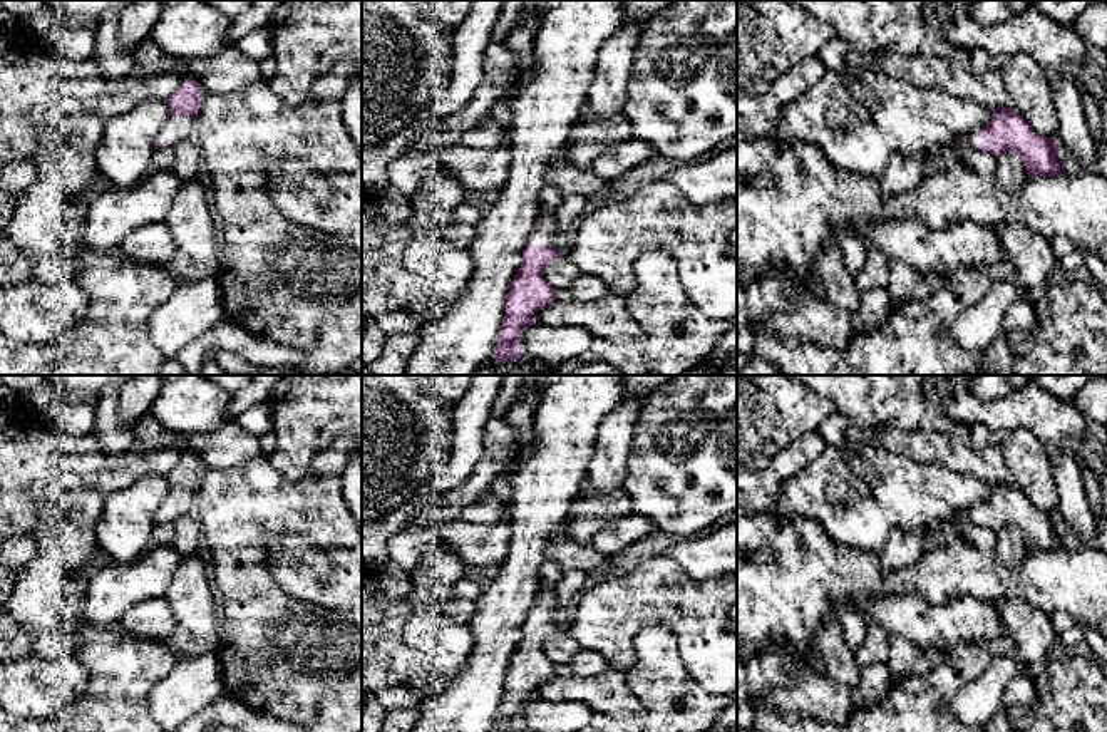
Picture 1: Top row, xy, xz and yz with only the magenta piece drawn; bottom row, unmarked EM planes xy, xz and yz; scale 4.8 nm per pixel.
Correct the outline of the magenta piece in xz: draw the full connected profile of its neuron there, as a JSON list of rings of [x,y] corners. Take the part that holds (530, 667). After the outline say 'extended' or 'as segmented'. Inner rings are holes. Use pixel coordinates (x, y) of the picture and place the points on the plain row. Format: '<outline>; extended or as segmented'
[[[554,586],[539,591],[534,608],[523,626],[523,640],[514,650],[506,673],[506,690],[499,705],[496,732],[523,732],[523,707],[534,700],[538,687],[554,675],[554,663],[544,655],[543,643],[559,626],[553,618]]]; extended

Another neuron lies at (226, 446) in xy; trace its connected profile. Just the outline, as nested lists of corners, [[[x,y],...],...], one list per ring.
[[[144,414],[129,430],[146,451],[188,449],[201,464],[218,469],[246,464],[261,452],[260,437],[241,429],[236,420],[209,432],[183,434],[162,427],[154,417]]]

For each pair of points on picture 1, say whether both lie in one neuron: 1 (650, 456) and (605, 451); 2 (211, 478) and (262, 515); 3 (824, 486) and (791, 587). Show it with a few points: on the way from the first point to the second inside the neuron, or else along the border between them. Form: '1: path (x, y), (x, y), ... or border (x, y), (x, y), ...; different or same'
1: border (637, 416), (627, 459), (627, 474), (622, 484); different
2: path (223, 489), (250, 515); same
3: border (774, 516), (777, 520), (814, 518), (843, 545); different

